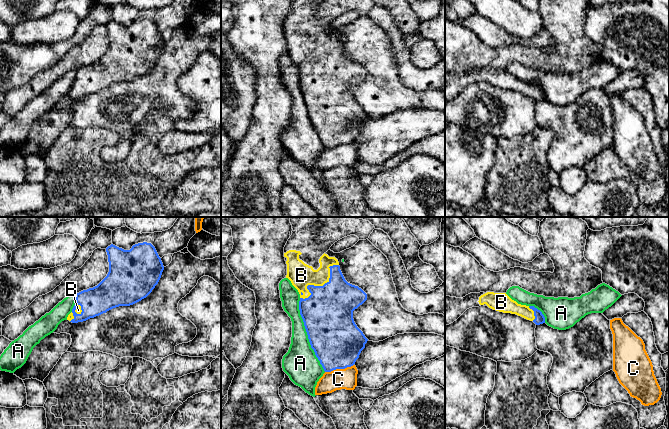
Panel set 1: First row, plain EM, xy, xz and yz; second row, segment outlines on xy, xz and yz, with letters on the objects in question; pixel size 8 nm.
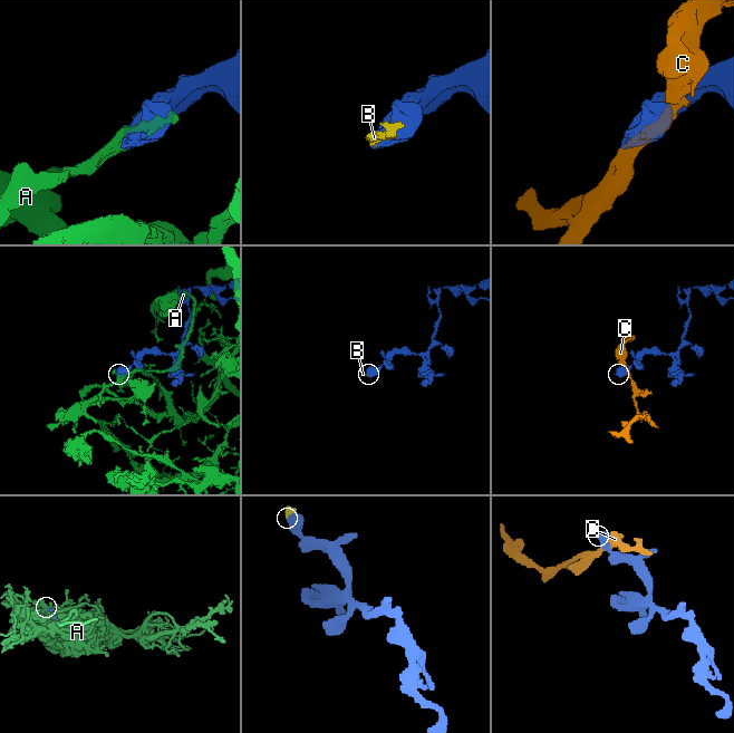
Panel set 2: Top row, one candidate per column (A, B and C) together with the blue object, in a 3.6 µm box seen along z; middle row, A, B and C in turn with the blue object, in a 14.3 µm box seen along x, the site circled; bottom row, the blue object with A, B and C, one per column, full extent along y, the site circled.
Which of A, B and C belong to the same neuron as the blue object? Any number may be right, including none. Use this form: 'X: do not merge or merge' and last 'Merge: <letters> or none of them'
A: do not merge
B: merge
C: do not merge
Merge: B

